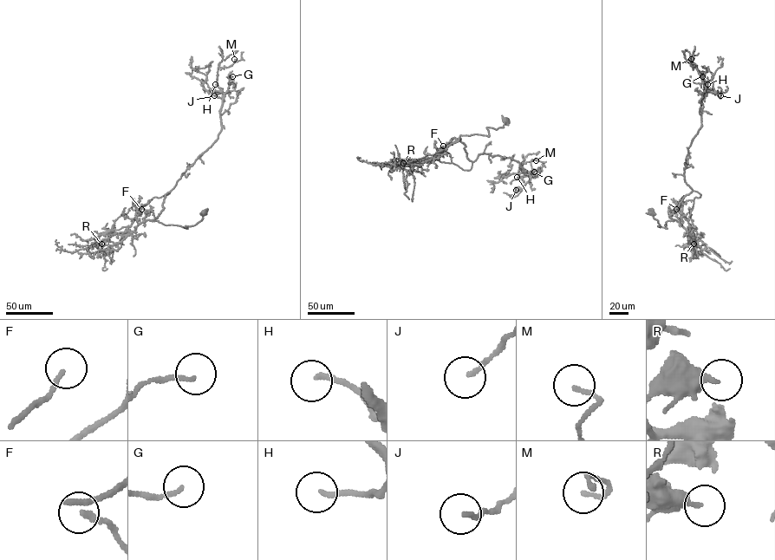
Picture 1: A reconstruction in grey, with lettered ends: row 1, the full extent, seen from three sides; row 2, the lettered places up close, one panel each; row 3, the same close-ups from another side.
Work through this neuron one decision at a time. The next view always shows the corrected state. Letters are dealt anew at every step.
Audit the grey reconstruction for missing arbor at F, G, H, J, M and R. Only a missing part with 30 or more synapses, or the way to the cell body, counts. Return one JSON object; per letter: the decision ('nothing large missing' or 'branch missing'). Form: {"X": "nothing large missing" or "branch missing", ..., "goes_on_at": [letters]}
{"F": "nothing large missing", "G": "nothing large missing", "H": "branch missing", "J": "nothing large missing", "M": "nothing large missing", "R": "nothing large missing", "goes_on_at": ["H"]}

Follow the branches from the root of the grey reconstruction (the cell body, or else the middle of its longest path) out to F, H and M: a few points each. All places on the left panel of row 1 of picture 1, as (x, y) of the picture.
F: (203, 212), (201, 220), (185, 225), (186, 228), (157, 220), (139, 224), (136, 217), (141, 209)
H: (203, 212), (201, 220), (187, 228), (153, 220), (163, 208), (165, 194), (218, 138), (223, 93), (215, 84)
M: (203, 212), (187, 228), (153, 220), (165, 194), (218, 138), (223, 94), (218, 68), (234, 59)

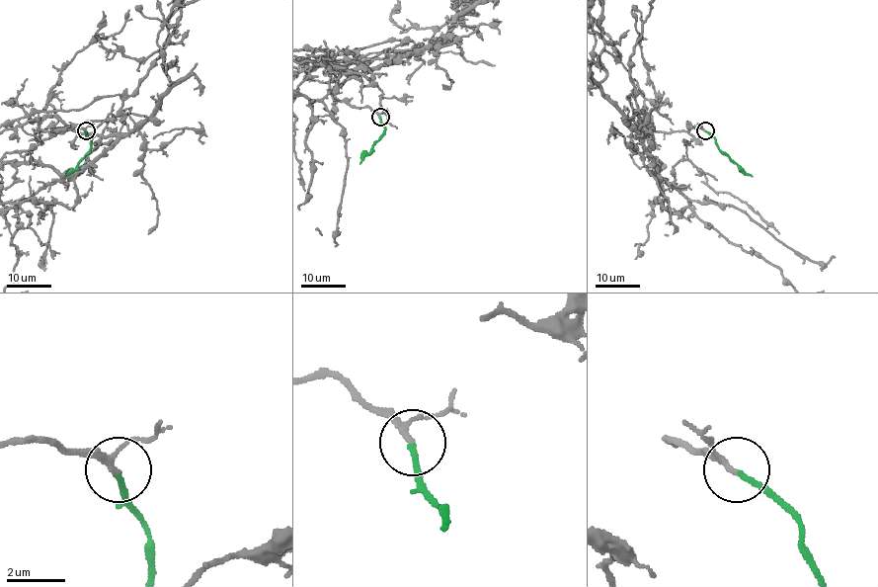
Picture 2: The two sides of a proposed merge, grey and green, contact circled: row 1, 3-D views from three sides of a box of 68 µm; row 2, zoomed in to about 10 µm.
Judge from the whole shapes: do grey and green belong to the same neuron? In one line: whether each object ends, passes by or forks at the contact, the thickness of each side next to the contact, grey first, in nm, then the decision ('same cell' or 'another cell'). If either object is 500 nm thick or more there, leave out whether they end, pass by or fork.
grey passes by; green ends there; 160 nm thick on the grey side, 190 nm on the other; same cell

